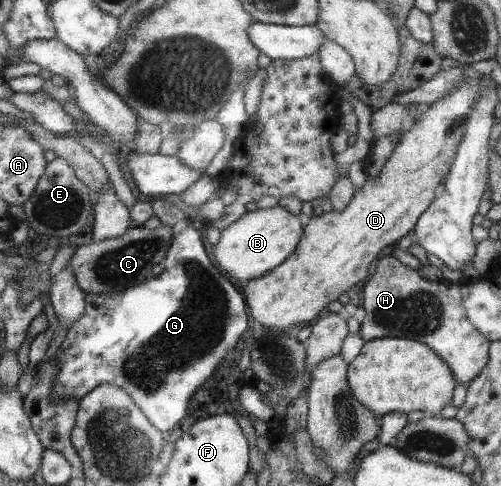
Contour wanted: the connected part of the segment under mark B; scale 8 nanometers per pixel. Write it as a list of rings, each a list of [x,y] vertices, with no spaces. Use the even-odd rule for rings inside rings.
[[[279,204],[267,209],[258,208],[254,212],[247,212],[221,232],[214,256],[230,277],[248,282],[265,276],[293,256],[303,231],[301,216],[287,212]]]

